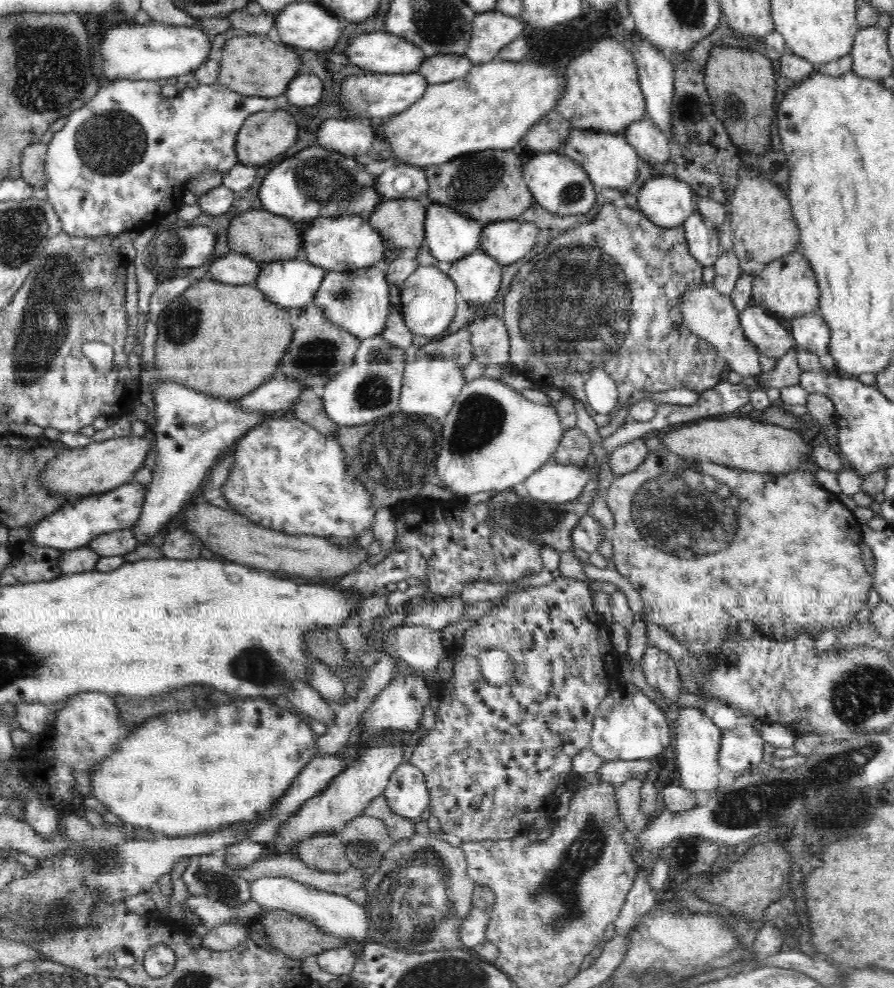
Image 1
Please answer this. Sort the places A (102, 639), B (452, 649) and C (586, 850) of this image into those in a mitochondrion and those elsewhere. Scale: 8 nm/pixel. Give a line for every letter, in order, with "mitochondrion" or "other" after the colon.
A: other
B: other
C: mitochondrion

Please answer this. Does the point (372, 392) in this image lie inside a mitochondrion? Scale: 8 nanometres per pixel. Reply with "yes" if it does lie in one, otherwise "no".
yes

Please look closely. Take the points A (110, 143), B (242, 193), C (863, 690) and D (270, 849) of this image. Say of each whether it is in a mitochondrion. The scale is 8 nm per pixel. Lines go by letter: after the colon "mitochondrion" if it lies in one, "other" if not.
A: mitochondrion
B: other
C: mitochondrion
D: other

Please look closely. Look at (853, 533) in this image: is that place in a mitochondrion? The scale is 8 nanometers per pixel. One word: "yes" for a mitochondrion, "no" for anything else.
no

